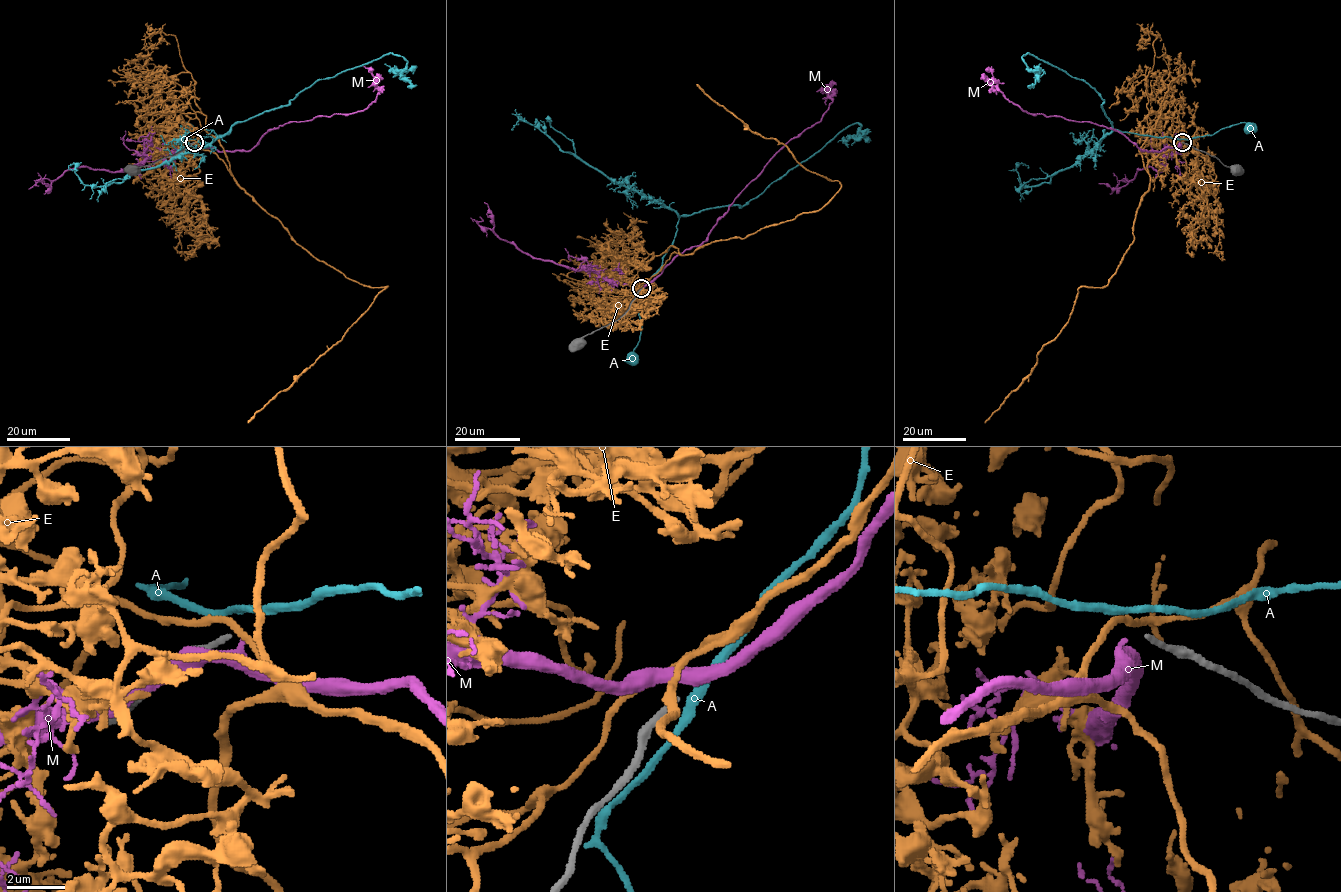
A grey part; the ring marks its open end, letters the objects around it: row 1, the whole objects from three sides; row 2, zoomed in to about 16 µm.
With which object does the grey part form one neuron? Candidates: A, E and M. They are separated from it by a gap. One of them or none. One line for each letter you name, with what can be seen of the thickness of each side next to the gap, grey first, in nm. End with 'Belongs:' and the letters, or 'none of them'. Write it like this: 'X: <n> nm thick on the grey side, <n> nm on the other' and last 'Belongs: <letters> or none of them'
M: 170 nm thick on the grey side, 280 nm on the other
Belongs: M

